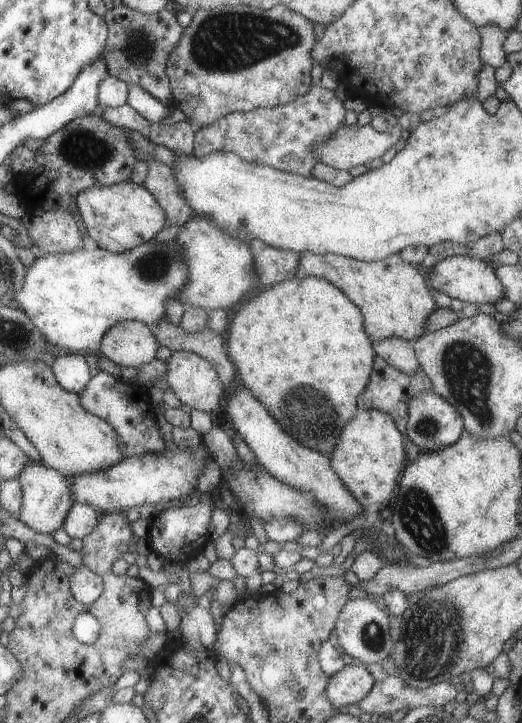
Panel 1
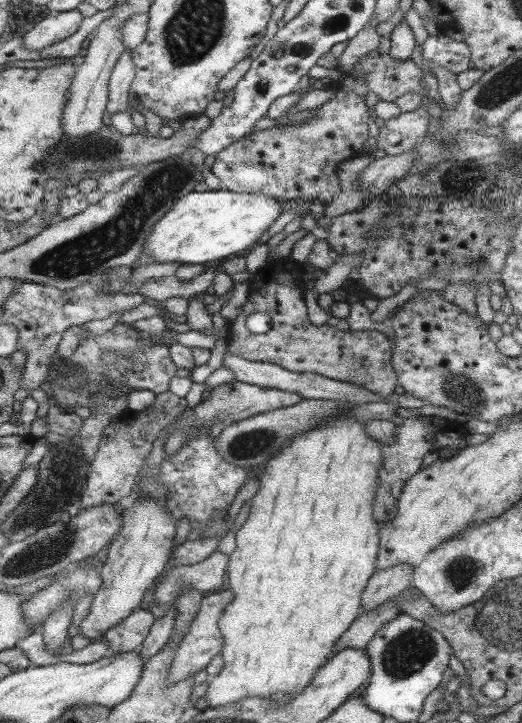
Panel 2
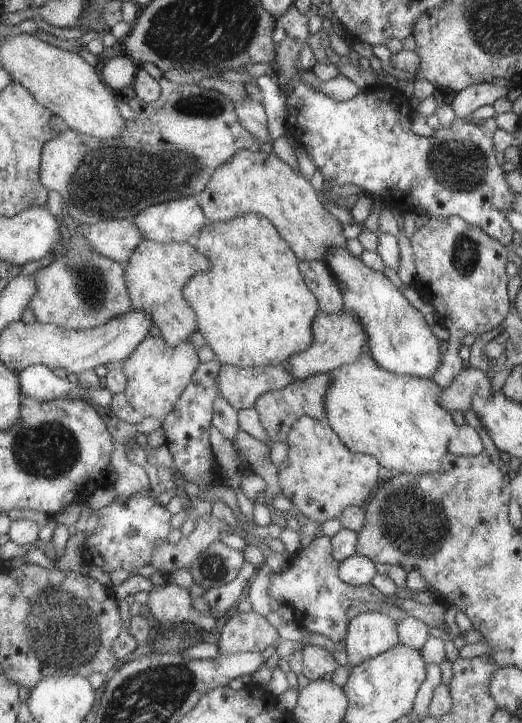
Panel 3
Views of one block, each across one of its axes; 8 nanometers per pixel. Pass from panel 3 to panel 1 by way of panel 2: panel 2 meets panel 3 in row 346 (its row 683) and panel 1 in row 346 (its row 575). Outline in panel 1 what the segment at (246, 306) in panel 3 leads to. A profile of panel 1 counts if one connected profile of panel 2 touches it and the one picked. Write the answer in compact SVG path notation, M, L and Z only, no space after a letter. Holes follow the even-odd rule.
M317 276L293 277L278 282L249 299L229 318L224 334L230 360L239 372L237 381L250 389L255 400L307 448L328 456L338 444L343 416L353 416L357 398L369 382L374 364L373 342L366 335L362 311L340 289Z

